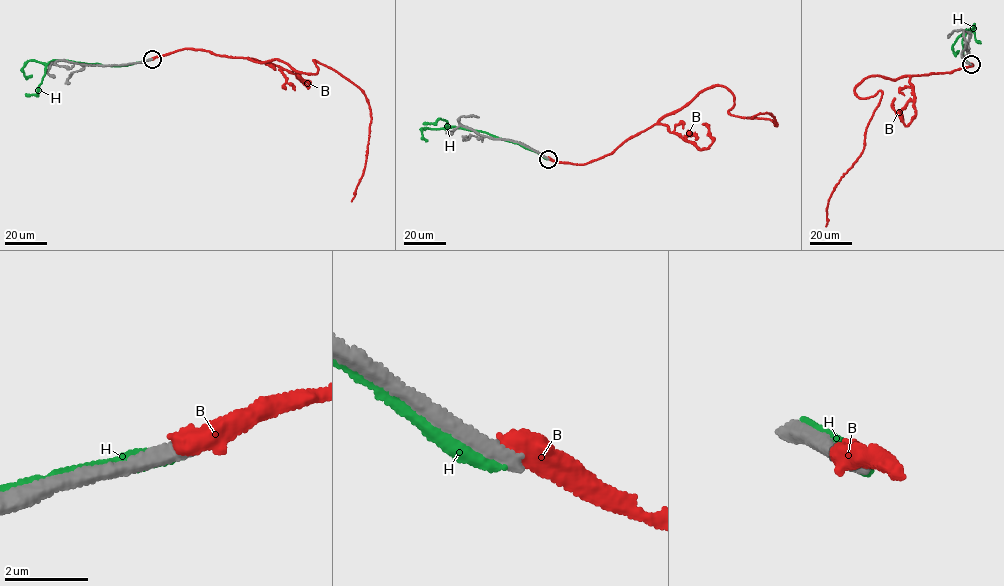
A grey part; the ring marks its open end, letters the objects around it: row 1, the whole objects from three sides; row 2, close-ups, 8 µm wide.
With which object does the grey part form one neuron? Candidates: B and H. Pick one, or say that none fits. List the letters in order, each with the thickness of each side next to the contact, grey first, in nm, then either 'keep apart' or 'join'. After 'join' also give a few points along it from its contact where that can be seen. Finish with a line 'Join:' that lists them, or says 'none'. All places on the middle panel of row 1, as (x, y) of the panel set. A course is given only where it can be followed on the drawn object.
B: calibres 440 and 650 nm; keep apart
H: calibres 360 and 400 nm; keep apart
Join: none

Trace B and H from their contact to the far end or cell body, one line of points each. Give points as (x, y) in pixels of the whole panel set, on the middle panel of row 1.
B: (547, 158), (575, 164), (602, 158), (716, 85), (734, 96), (731, 115), (777, 124), (768, 113), (748, 118)
H: (544, 156), (485, 132), (454, 127), (422, 128), (423, 136), (427, 141)

